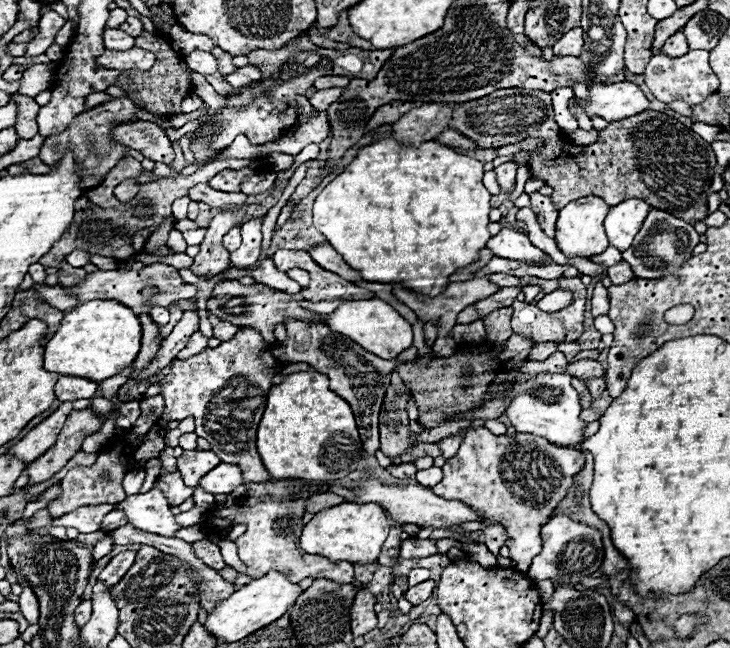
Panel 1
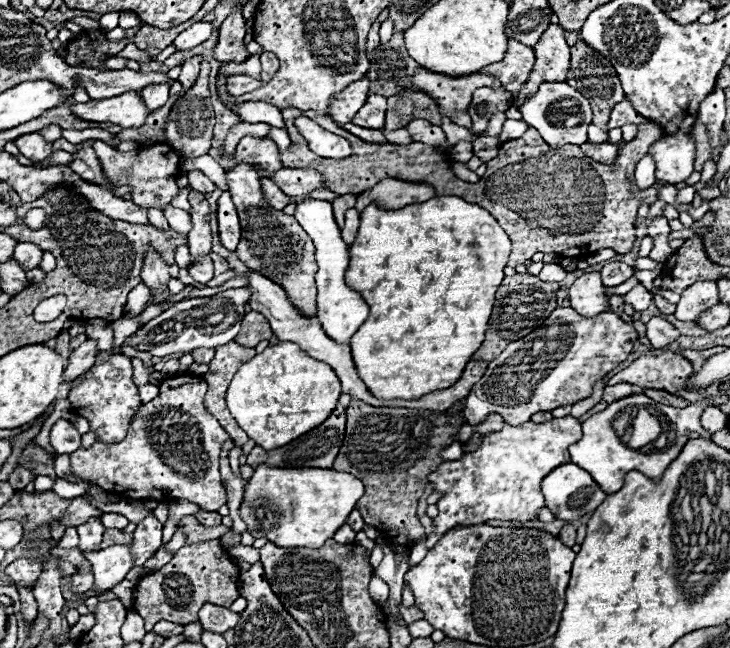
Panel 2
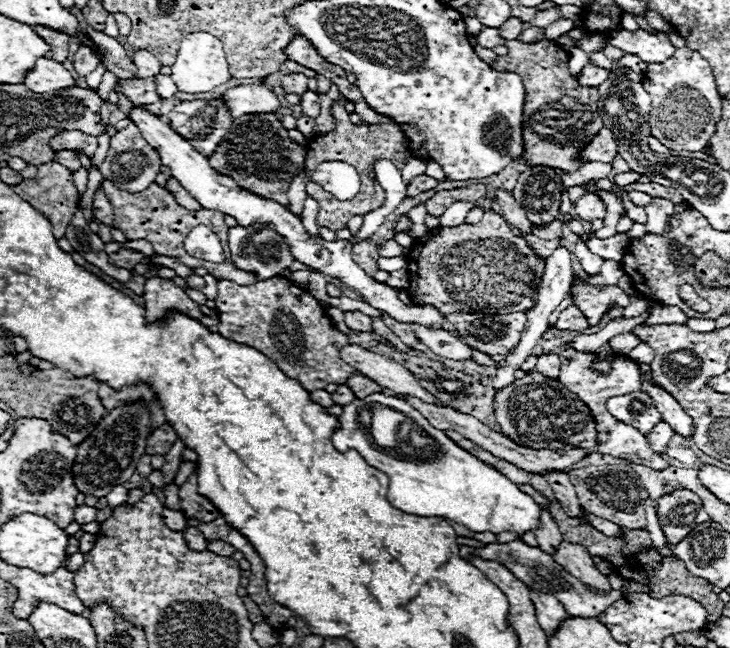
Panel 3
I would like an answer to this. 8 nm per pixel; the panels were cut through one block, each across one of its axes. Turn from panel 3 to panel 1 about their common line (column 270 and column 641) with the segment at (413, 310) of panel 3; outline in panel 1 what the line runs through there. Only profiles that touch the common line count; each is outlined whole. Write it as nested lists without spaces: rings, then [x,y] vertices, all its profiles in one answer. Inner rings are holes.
[[[636,198],[612,206],[604,220],[604,228],[610,244],[620,252],[628,250],[632,246],[636,232],[642,228],[644,216],[648,216],[648,212],[650,206],[644,200],[636,200]]]

